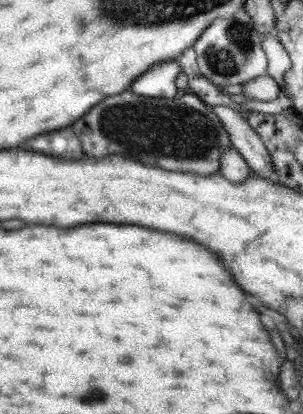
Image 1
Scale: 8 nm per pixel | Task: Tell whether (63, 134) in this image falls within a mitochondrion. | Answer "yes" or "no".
no

